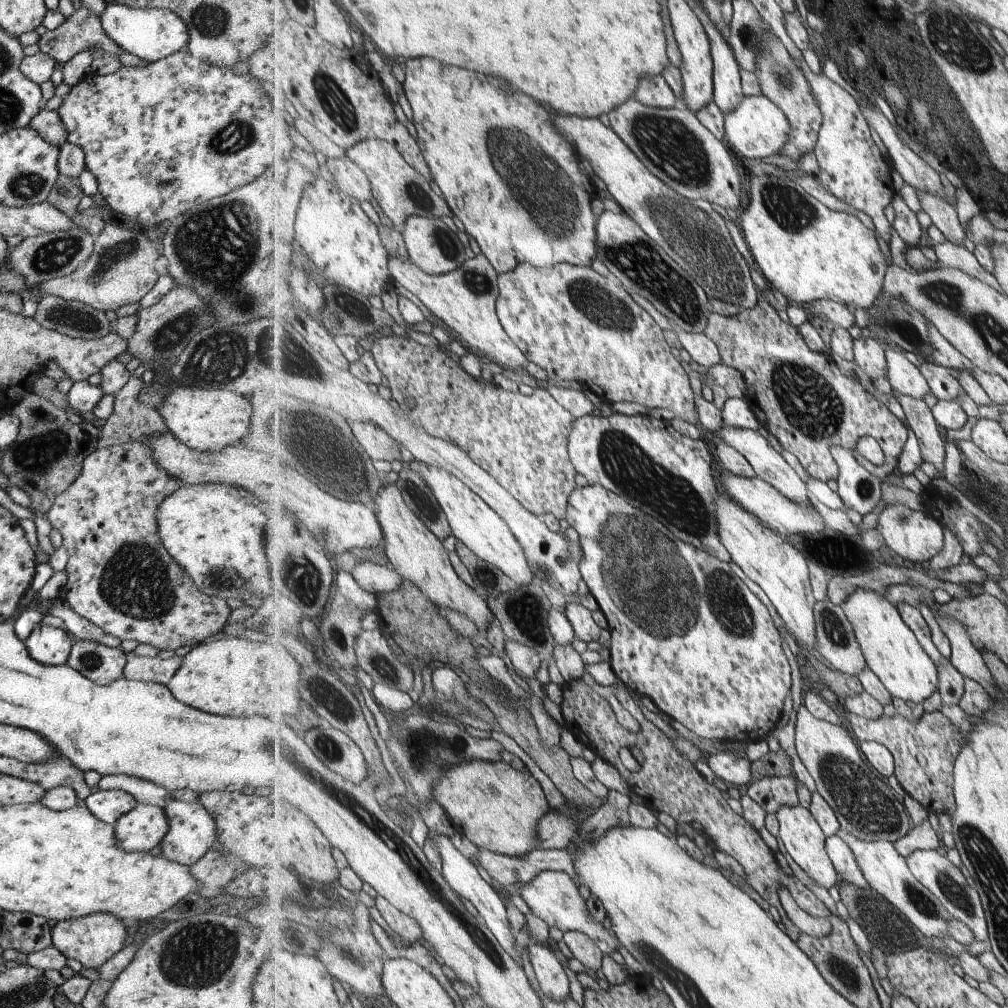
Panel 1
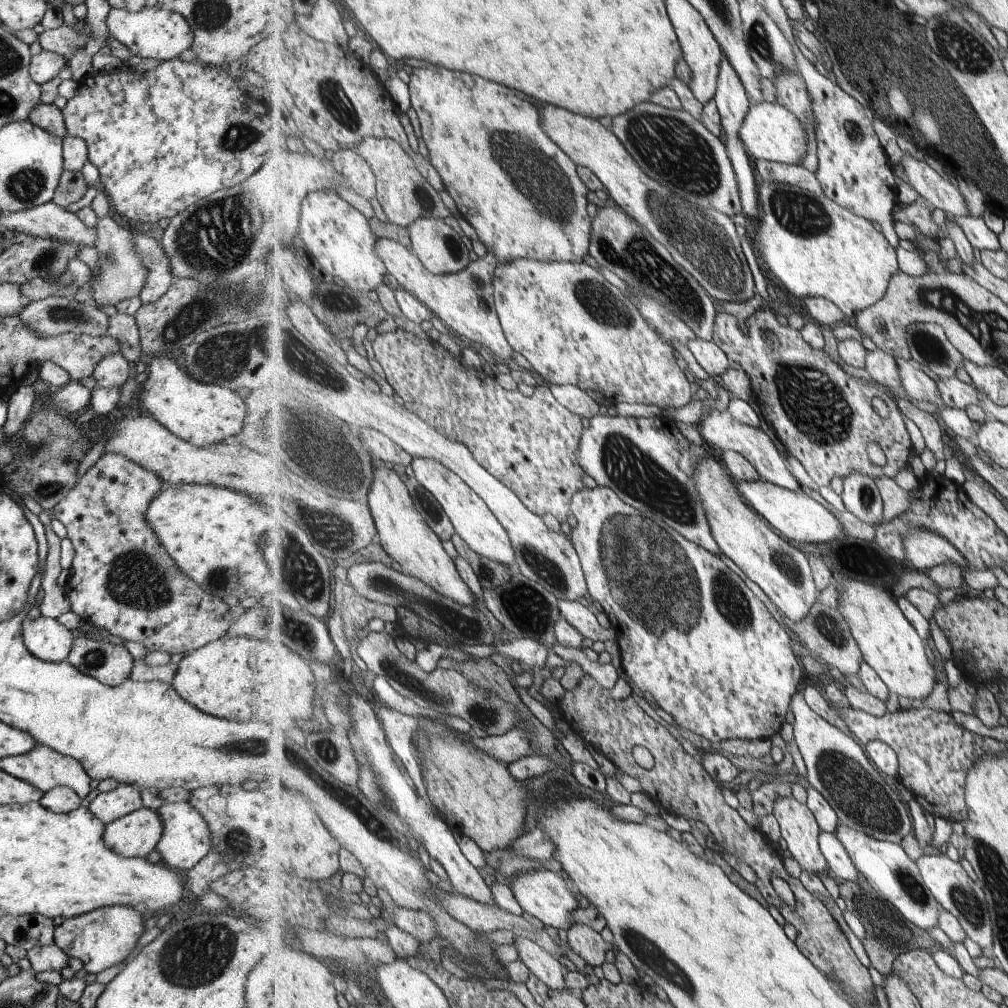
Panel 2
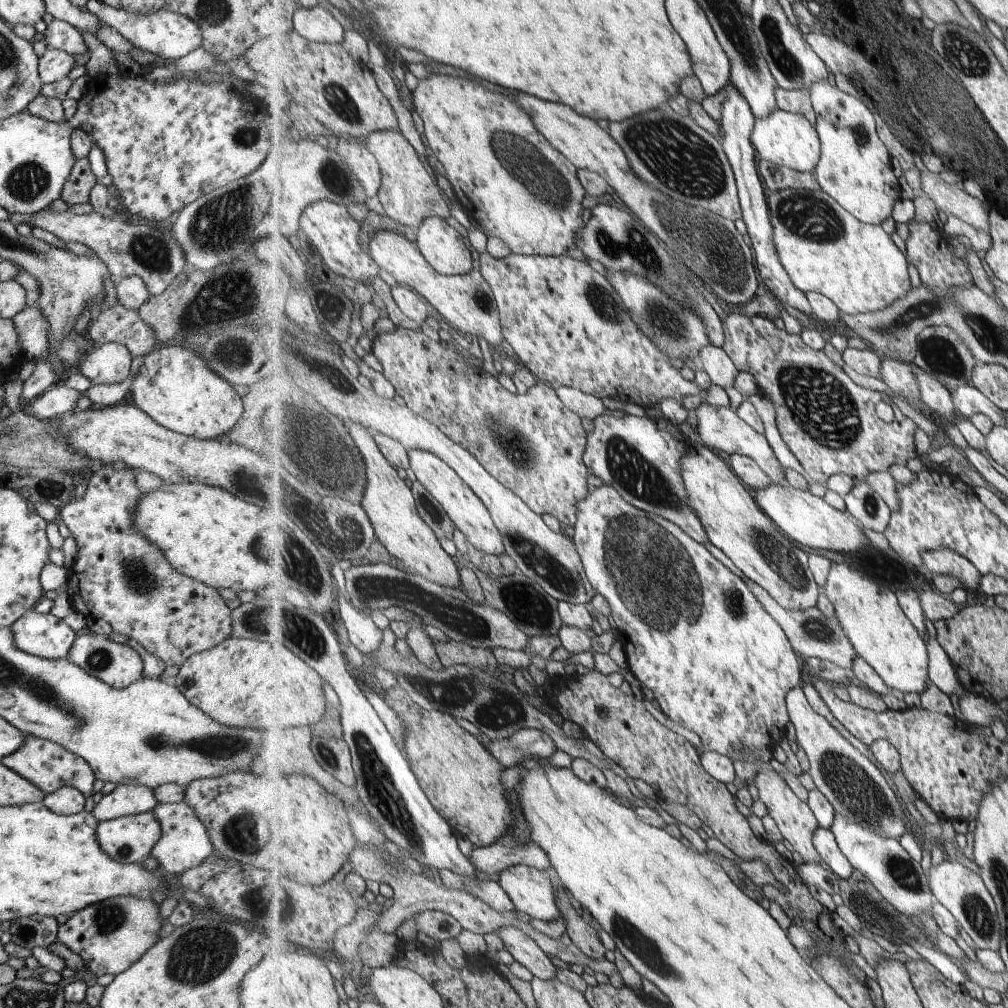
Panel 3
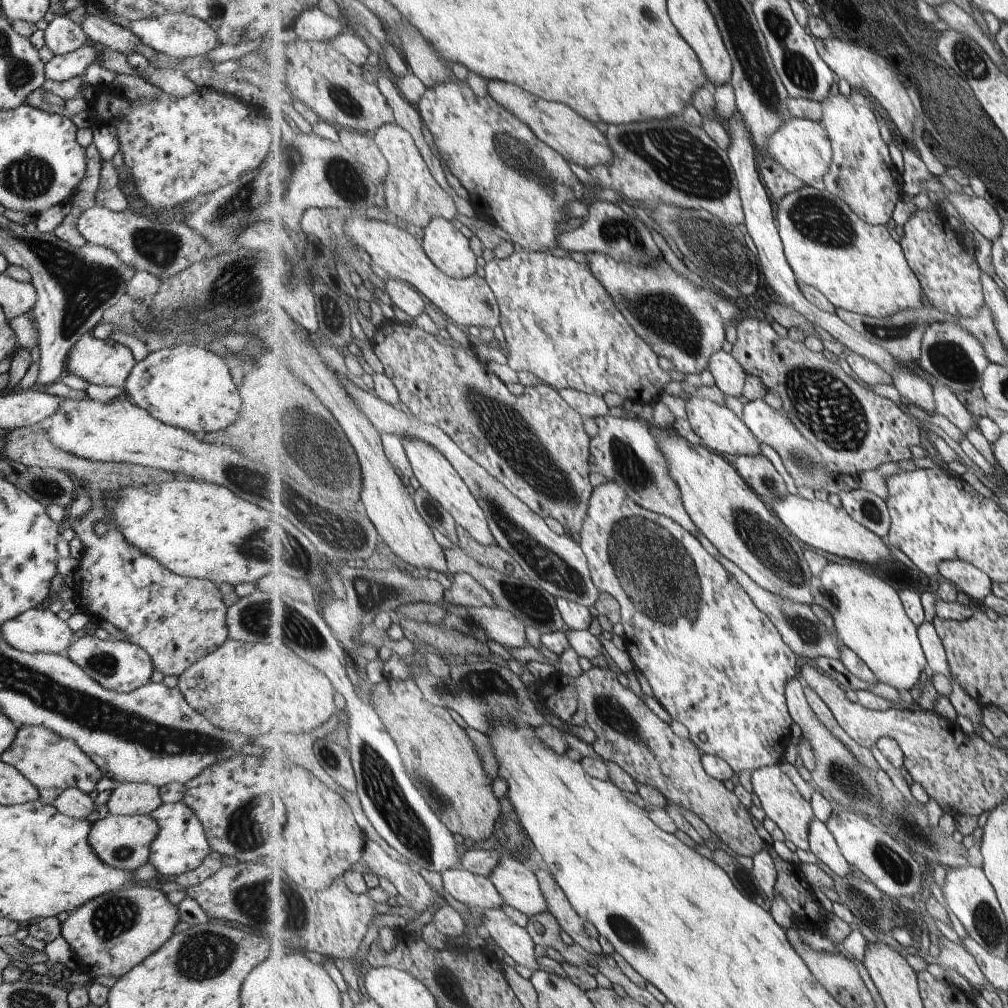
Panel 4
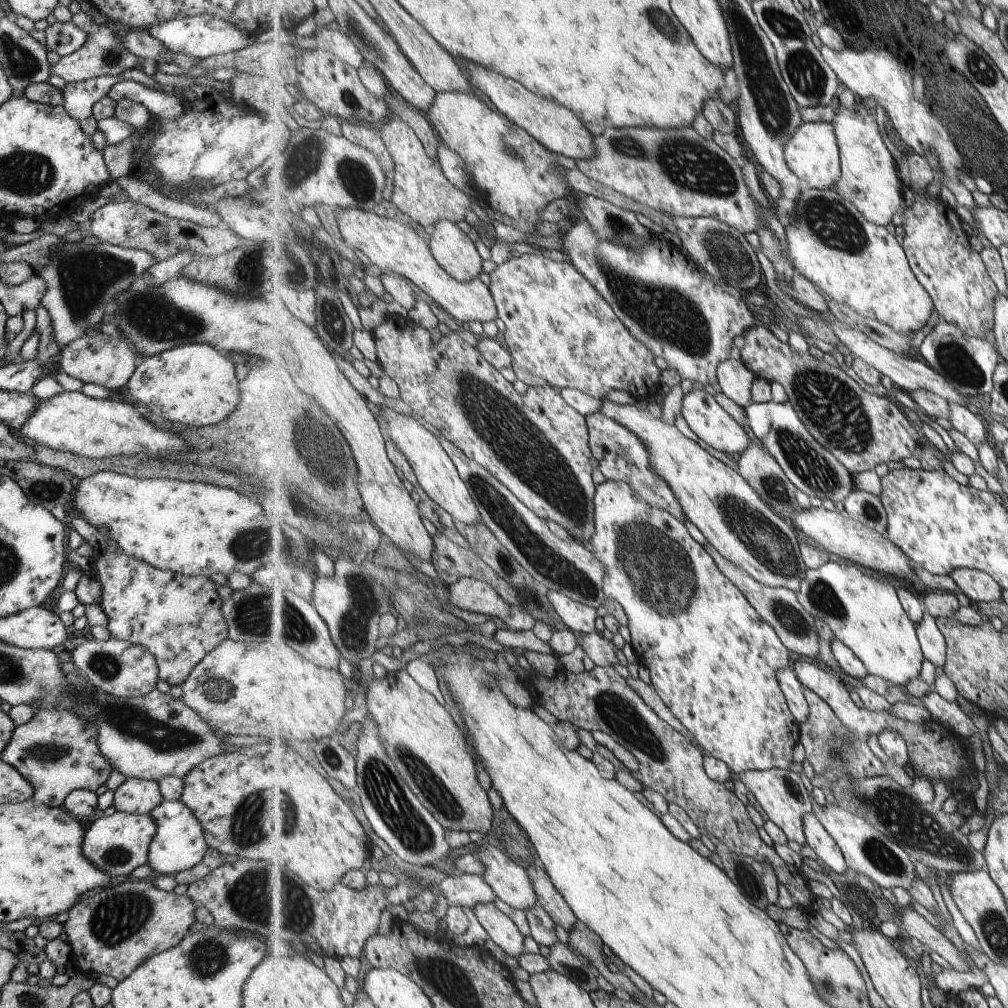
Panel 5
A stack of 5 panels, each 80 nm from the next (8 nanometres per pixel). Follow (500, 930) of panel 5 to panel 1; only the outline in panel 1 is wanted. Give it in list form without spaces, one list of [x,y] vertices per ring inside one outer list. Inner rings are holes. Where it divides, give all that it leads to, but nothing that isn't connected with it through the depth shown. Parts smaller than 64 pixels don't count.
[[[531,941],[527,948],[530,962],[535,968],[539,986],[545,992],[545,996],[549,996],[555,1002],[563,1002],[567,998],[571,998],[569,976],[551,948],[542,946],[542,944],[535,944],[534,941]]]

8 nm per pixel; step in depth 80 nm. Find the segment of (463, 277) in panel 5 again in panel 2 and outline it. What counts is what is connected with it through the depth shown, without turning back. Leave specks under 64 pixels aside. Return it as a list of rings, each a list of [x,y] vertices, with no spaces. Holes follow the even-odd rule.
[[[422,217],[407,229],[410,232],[411,247],[417,252],[421,264],[435,275],[462,272],[471,266],[471,260],[475,260],[475,256],[471,256],[471,240],[463,236],[463,232],[455,232],[455,228],[447,224],[447,220]]]

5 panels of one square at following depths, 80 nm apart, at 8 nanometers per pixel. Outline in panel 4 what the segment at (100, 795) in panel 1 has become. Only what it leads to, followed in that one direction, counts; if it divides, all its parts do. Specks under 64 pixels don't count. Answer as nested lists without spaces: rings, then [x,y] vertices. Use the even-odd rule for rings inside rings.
[[[119,783],[109,795],[109,815],[148,815],[159,806],[158,788],[149,783]]]

